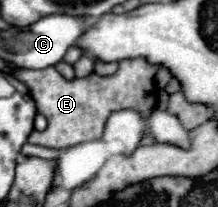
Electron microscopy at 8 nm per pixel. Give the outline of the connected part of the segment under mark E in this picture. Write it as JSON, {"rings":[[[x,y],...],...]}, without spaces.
{"rings":[[[142,57],[136,59],[124,59],[120,61],[120,69],[110,77],[100,77],[96,73],[84,77],[66,81],[54,67],[30,71],[30,69],[16,69],[16,77],[22,79],[38,107],[38,113],[42,113],[48,119],[46,131],[34,131],[30,135],[30,143],[44,145],[44,147],[70,147],[84,141],[100,139],[104,131],[104,123],[112,111],[120,109],[138,109],[142,113],[150,113],[152,103],[152,87],[154,87],[154,75],[160,69],[160,65],[152,65]]]}

